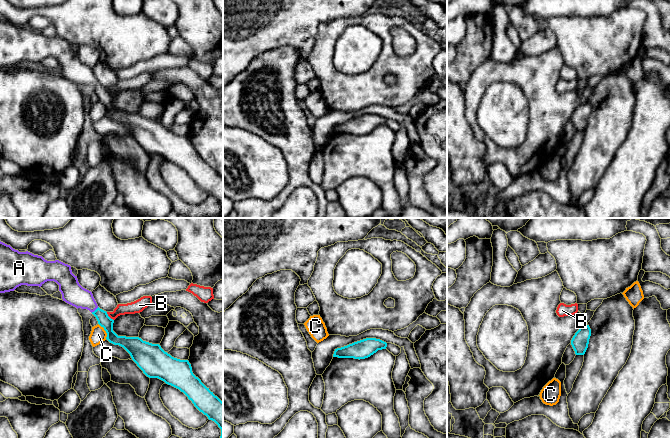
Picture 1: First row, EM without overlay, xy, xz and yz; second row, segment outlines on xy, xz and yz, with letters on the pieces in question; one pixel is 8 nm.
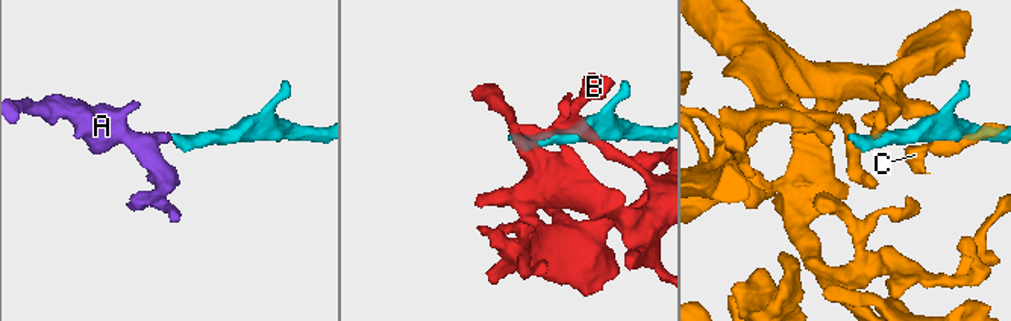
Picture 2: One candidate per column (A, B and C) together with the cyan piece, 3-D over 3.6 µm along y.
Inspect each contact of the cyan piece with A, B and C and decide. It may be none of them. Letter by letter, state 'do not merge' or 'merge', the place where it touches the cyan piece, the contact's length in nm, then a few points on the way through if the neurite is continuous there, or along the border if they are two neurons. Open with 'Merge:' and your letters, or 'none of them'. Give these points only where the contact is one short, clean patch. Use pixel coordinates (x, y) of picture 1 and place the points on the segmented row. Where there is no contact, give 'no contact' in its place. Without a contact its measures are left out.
Merge: A
A: merge | xy (95, 310) | 80 nm | across xy (104, 320), (95, 310), (83, 298), (73, 293)
B: do not merge | xy (108, 316) | 90 nm
C: do not merge | xy (105, 330) | 140 nm

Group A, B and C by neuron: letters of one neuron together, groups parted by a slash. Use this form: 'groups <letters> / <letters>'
groups A / B / C

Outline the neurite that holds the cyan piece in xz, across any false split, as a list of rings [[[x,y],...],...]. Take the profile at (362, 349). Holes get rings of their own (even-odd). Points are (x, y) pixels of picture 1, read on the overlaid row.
[[[366,338],[347,346],[337,348],[333,357],[365,359],[376,353],[378,350],[386,349],[387,343],[376,338]]]

